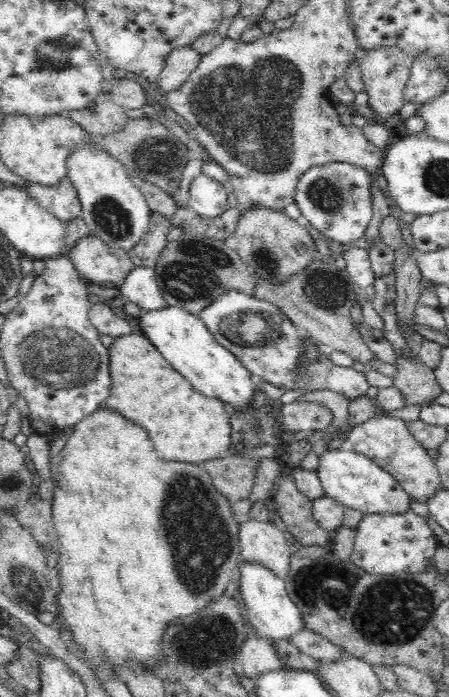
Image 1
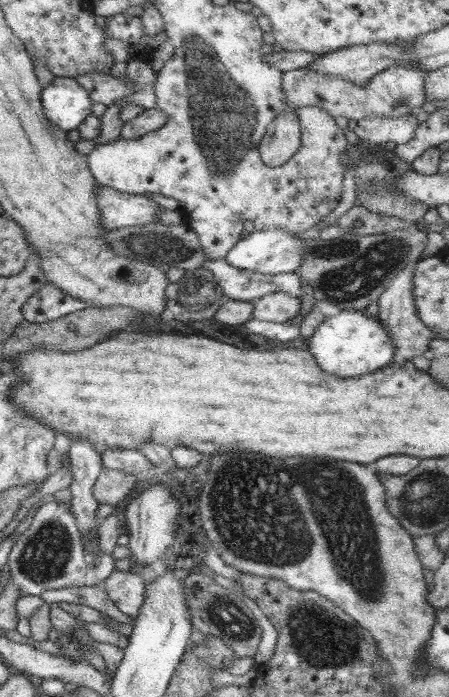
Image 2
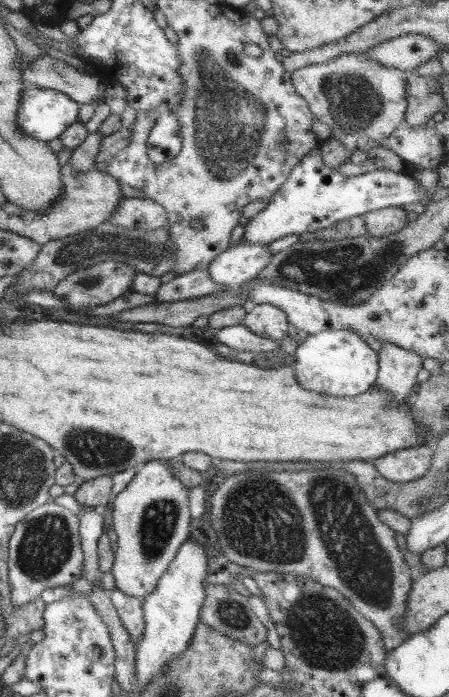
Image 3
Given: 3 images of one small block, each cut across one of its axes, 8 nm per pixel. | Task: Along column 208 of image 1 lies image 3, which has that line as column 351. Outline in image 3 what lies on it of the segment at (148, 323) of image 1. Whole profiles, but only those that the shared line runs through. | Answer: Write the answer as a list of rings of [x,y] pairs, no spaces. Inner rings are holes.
[[[323,330],[319,334],[309,334],[303,342],[299,342],[293,352],[291,368],[303,390],[343,398],[371,390],[379,372],[379,354],[375,354],[353,330]]]

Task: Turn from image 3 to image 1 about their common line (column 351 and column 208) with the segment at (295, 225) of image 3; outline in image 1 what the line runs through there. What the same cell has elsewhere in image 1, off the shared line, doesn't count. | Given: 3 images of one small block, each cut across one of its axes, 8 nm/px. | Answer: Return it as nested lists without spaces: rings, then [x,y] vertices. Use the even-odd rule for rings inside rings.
[[[198,174],[190,182],[188,192],[188,206],[204,218],[218,218],[220,214],[230,210],[228,192],[224,190],[224,184],[208,174]]]

